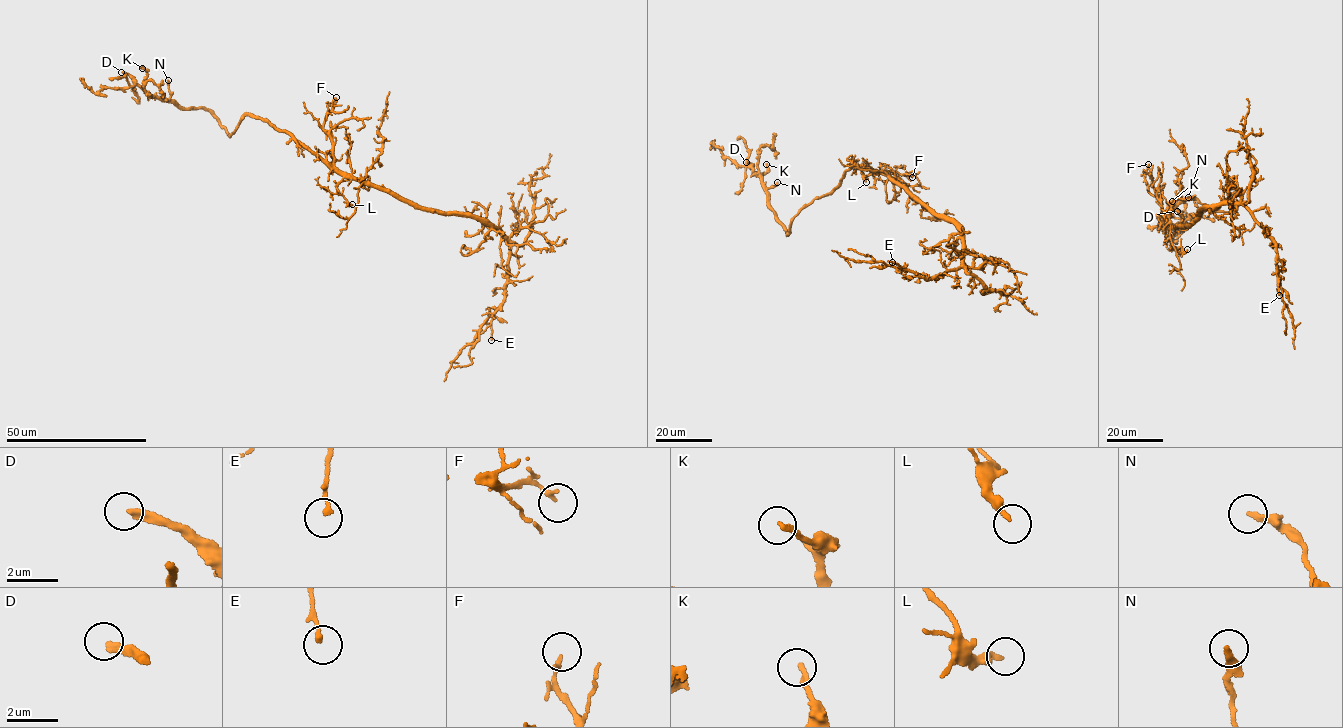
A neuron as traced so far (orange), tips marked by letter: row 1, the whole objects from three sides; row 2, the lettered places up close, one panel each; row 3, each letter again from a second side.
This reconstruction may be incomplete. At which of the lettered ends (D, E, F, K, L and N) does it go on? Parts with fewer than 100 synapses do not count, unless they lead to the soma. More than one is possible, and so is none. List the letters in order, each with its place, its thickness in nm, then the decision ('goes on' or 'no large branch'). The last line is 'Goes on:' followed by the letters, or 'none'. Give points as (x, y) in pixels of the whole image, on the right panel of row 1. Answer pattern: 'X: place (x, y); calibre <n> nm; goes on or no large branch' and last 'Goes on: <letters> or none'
D: place (1177, 211); calibre 280 nm; goes on
E: place (1279, 295); calibre 190 nm; no large branch
F: place (1148, 164); calibre 190 nm; no large branch
K: place (1172, 201); calibre 240 nm; no large branch
L: place (1187, 249); calibre 260 nm; no large branch
N: place (1188, 197); calibre 240 nm; no large branch
Goes on: D

